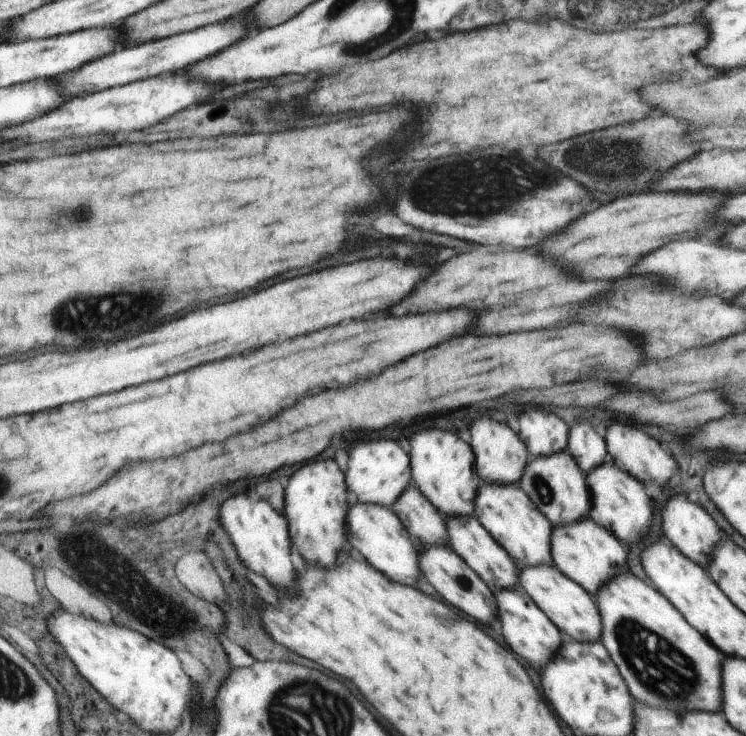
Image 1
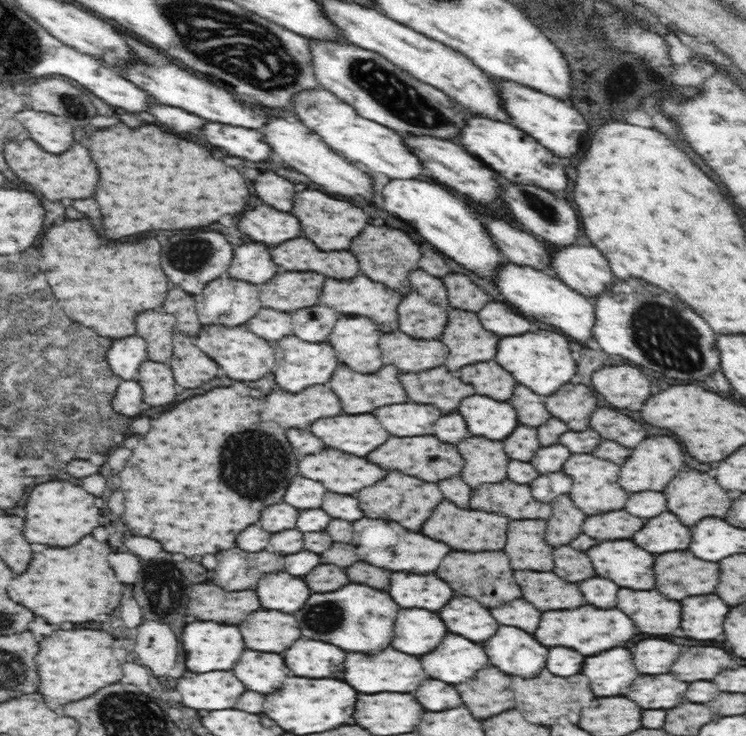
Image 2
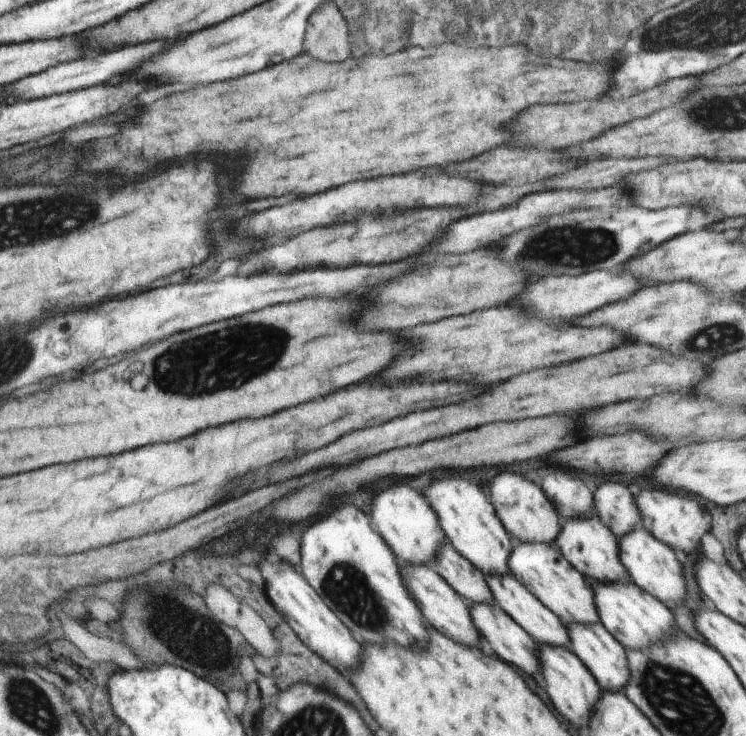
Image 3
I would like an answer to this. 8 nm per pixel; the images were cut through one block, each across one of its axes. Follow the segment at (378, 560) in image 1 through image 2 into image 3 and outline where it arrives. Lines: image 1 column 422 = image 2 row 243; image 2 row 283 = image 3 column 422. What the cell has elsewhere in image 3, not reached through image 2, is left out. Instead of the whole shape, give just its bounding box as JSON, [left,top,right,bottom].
[402,563,480,646]

